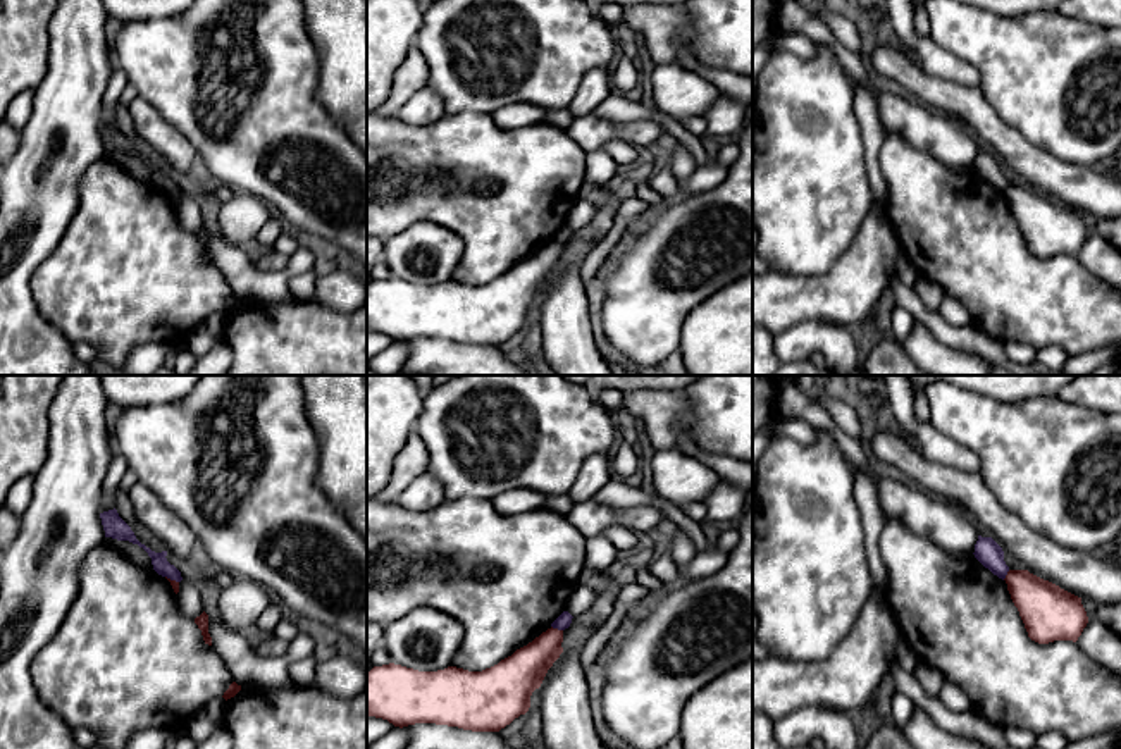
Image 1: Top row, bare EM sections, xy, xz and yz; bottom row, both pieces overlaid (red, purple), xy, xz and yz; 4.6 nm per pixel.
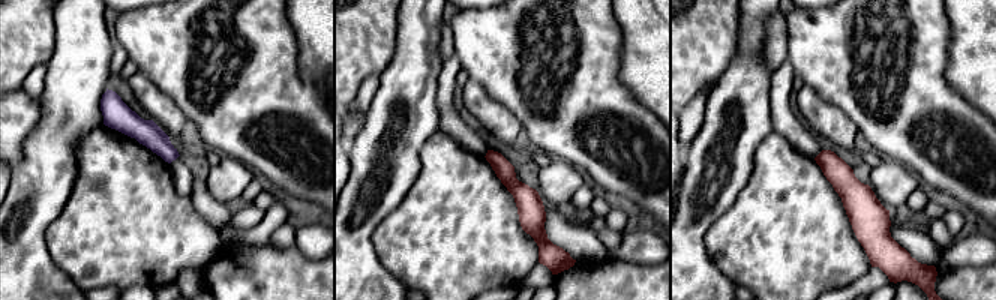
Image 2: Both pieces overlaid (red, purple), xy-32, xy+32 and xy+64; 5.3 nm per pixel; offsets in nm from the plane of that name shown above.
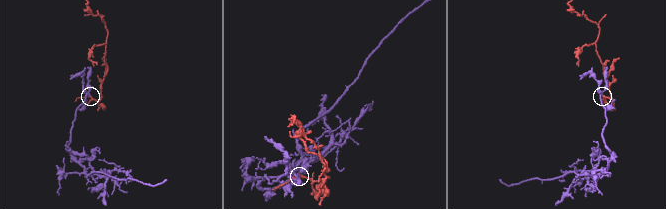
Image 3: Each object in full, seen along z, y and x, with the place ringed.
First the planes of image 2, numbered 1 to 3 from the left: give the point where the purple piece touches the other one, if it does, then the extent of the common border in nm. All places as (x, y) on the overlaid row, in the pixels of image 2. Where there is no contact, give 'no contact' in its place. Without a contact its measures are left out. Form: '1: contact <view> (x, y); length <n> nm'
1: no contact
2: no contact
3: no contact

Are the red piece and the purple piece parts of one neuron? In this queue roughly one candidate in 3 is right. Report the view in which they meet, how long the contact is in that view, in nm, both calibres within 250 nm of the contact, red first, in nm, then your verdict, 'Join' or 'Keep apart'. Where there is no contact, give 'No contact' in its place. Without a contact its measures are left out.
Touches red in xz. Shared border 60 nm. Thickness 190 nm (red) against 70 nm. Keep apart

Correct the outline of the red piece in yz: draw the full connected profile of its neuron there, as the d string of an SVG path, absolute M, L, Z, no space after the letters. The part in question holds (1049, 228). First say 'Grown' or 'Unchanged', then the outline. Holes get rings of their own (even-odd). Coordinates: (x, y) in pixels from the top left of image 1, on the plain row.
Unchanged. M1009 184L1004 195L1031 255L1078 255L1088 238L1081 212L1028 184Z

